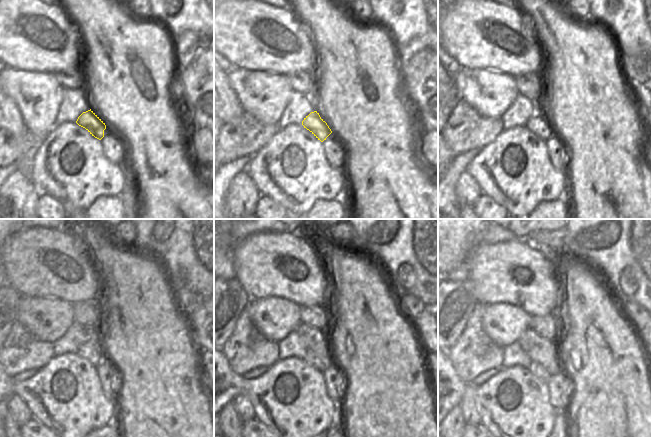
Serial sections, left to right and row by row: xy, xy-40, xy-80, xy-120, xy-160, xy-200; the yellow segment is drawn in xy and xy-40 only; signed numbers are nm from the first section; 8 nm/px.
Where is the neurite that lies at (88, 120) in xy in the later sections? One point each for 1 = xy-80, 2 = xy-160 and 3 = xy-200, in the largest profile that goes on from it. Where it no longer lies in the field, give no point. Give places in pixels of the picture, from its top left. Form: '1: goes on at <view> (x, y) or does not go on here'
1: goes on at xy-80 (538, 125)
2: goes on at xy-160 (310, 358)
3: goes on at xy-200 (539, 371)

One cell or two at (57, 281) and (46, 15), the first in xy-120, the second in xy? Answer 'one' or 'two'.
one

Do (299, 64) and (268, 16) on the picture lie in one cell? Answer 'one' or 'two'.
one

